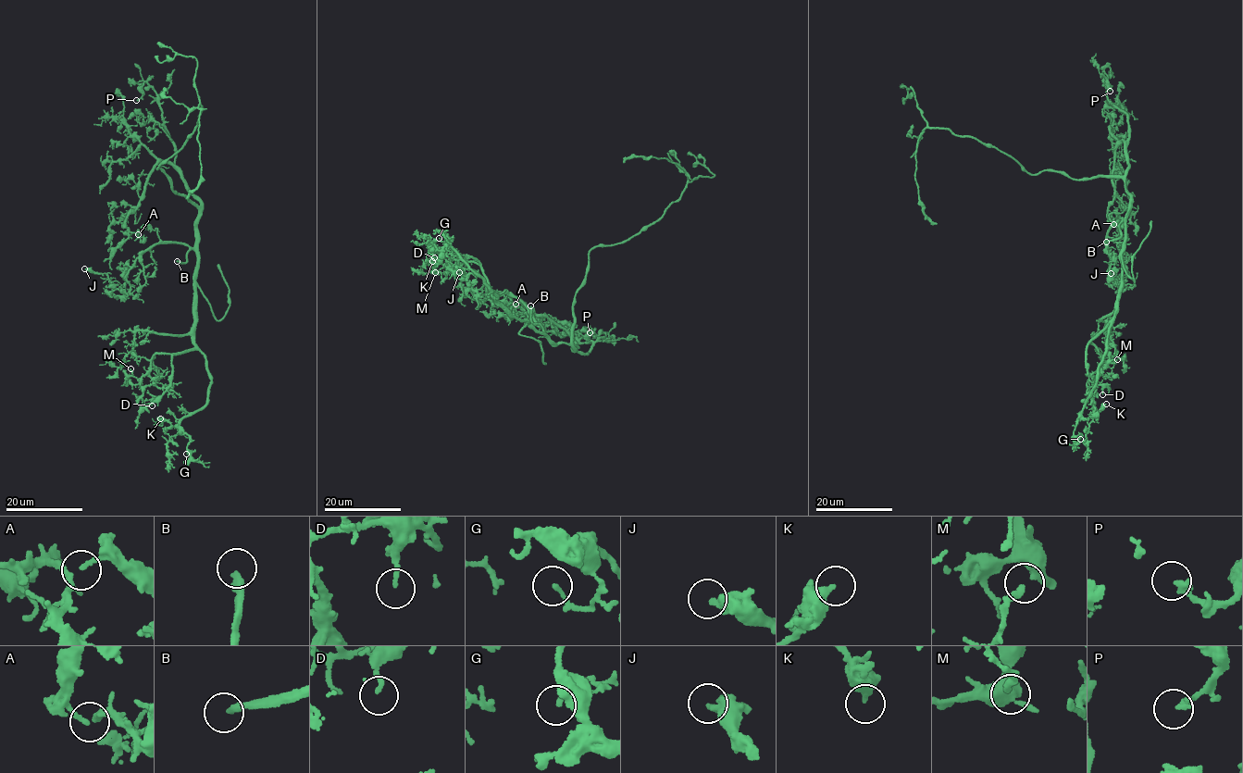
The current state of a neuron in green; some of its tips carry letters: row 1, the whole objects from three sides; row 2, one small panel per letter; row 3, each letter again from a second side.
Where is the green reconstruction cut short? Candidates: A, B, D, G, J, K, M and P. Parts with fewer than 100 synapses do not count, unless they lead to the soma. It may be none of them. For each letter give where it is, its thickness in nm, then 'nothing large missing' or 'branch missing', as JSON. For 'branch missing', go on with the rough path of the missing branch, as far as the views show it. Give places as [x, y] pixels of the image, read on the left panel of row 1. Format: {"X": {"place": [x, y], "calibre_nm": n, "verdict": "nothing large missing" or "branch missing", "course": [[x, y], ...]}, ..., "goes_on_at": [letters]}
{"A": {"place": [138, 234], "calibre_nm": 100, "verdict": "nothing large missing"}, "B": {"place": [177, 261], "calibre_nm": 320, "verdict": "branch missing", "course": [[177, 261], [169, 264], [162, 280], [155, 286], [145, 299], [142, 313], [163, 324], [163, 335]]}, "D": {"place": [152, 405], "calibre_nm": 140, "verdict": "nothing large missing"}, "G": {"place": [186, 454], "calibre_nm": 130, "verdict": "nothing large missing"}, "J": {"place": [84, 268], "calibre_nm": 360, "verdict": "nothing large missing"}, "K": {"place": [160, 418], "calibre_nm": 320, "verdict": "nothing large missing"}, "M": {"place": [130, 368], "calibre_nm": 240, "verdict": "nothing large missing"}, "P": {"place": [136, 100], "calibre_nm": 240, "verdict": "nothing large missing"}, "goes_on_at": ["B"]}

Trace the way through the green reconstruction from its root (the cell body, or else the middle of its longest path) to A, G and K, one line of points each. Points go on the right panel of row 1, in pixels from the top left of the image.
A: (1113, 177), (1124, 180), (1130, 203), (1124, 218), (1112, 223), (1109, 215), (1118, 213), (1112, 214), (1113, 224)
G: (1113, 177), (1124, 180), (1130, 196), (1120, 298), (1099, 375), (1073, 433), (1081, 434), (1080, 439)
K: (1113, 177), (1124, 180), (1130, 196), (1120, 298), (1082, 416), (1088, 417), (1094, 408), (1096, 413), (1106, 404)

